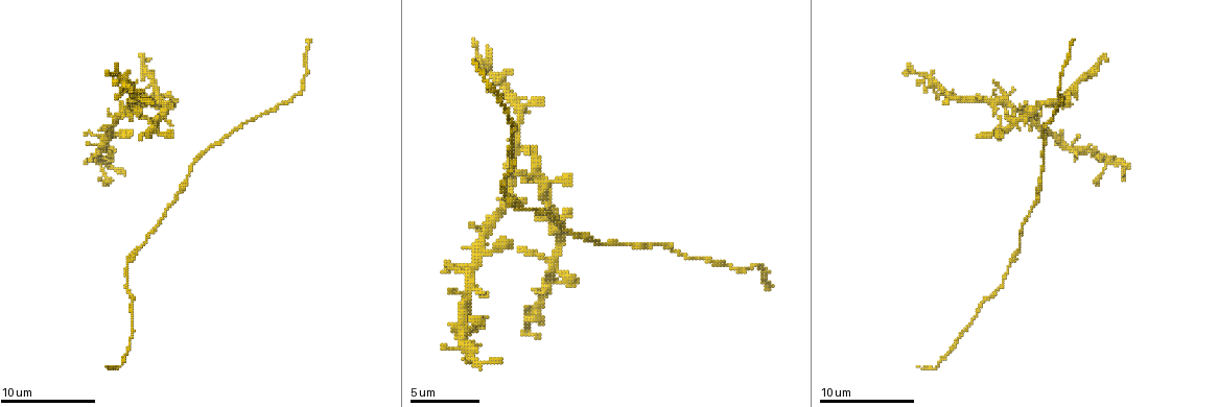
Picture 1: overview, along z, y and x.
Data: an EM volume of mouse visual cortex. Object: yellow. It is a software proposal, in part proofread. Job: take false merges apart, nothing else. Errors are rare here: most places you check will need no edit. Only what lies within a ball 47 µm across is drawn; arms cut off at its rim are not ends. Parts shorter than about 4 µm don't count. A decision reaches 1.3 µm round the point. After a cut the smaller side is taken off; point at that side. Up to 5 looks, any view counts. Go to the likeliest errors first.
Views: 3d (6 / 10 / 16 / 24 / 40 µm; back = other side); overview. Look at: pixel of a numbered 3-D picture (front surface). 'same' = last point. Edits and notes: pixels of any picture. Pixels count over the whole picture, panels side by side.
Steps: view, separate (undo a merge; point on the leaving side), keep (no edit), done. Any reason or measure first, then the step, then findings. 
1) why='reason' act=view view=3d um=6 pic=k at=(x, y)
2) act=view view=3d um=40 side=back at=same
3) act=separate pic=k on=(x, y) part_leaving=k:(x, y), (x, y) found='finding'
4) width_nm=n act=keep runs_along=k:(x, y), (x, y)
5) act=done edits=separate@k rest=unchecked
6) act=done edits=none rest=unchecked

why='four arms meet' act=view view=3d um=6 pic=1 at=(1021, 118)

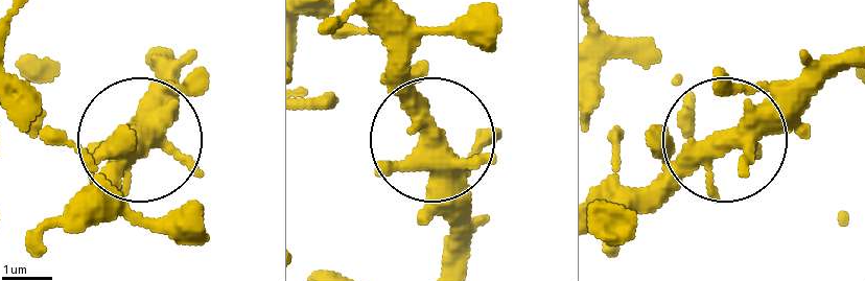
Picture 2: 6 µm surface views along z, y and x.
act=keep found='continuous, no second neuron'

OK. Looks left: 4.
why='four-way junction' act=view view=3d um=10 pic=1 at=(992, 99)

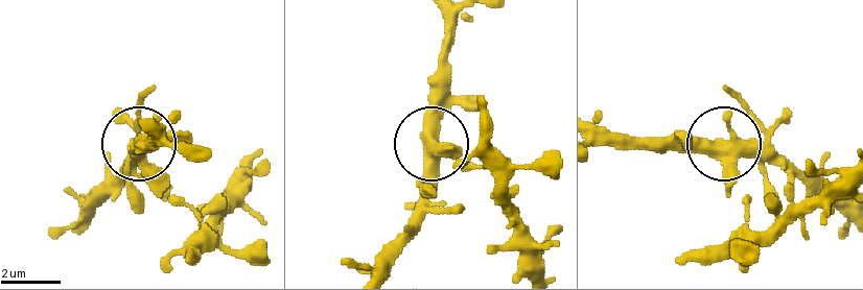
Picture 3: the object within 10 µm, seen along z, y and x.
why='from behind' act=view view=3d um=10 side=back pic=3 at=(728, 146)

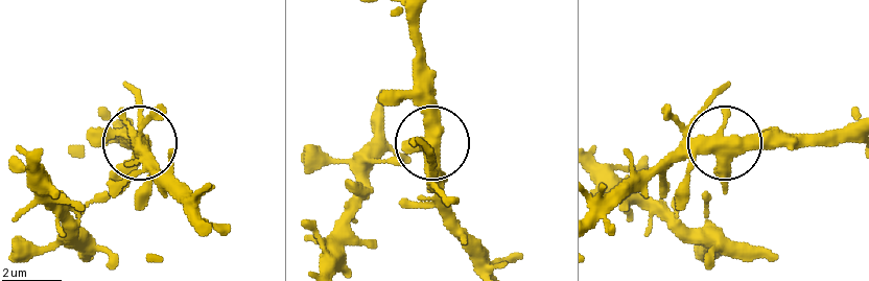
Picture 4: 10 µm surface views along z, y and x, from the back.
width_nm=430 act=keep found='one neuron here'

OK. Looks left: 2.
why='calibre changes' act=view view=3d um=6 pic=1 at=(491, 76)

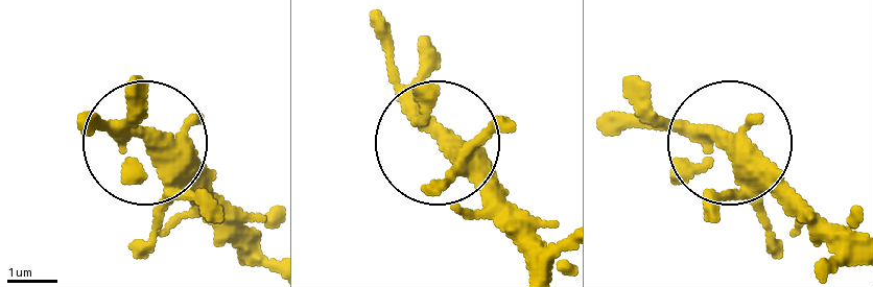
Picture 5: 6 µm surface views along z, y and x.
arms=3 act=keep found='one neuron here'

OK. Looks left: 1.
act=done edits=none rest=unchecked

